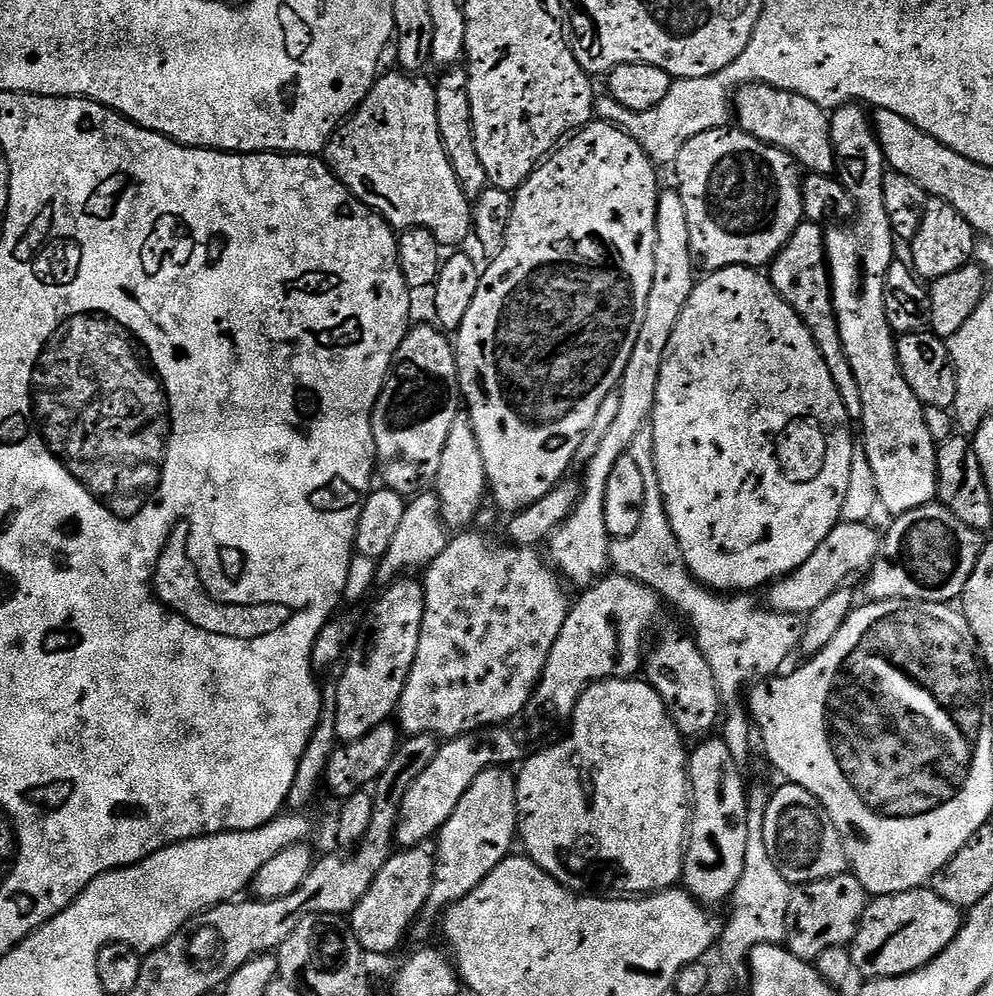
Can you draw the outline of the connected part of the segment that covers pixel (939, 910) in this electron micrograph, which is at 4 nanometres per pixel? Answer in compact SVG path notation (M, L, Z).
M928 886L895 892L892 896L875 897L865 908L860 929L850 945L854 966L858 966L868 980L910 974L942 954L960 933L961 923L961 909L938 898L938 894Z

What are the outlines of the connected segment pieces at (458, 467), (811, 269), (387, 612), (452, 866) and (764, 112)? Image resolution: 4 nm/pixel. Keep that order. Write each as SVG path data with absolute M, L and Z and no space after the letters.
M466 414L458 415L450 425L450 438L446 438L446 450L442 450L442 466L438 466L434 491L440 500L440 513L452 530L464 530L480 512L486 500L486 462L482 462L482 450L478 450L478 438L474 438L474 426Z
M800 224L788 245L772 259L770 279L774 290L778 290L794 314L798 314L798 318L802 318L810 330L822 358L826 358L826 366L830 366L830 378L834 378L834 386L838 386L838 394L842 394L848 419L856 422L862 414L862 393L858 391L858 378L854 378L854 370L850 370L850 362L846 360L846 350L842 348L842 338L838 332L836 311L832 305L832 278L828 274L825 235L825 229L819 224Z
M401 578L387 585L383 591L380 601L372 608L372 617L369 618L364 633L355 637L343 665L344 673L336 684L336 736L337 741L346 744L358 742L358 738L366 738L370 730L393 719L400 707L402 690L410 678L414 658L418 654L418 638L422 638L422 618L426 610L423 583L416 578Z
M501 766L488 768L484 773L478 775L478 778L474 779L474 784L470 786L468 791L466 791L466 794L463 795L461 802L455 807L454 814L450 815L449 821L446 822L444 828L440 829L438 833L438 843L436 845L436 881L430 890L430 898L422 913L425 921L427 919L434 919L436 915L437 919L437 917L451 907L452 904L456 904L459 900L463 900L464 897L470 894L470 890L477 888L477 886L480 885L480 883L483 882L503 860L508 859L510 853L513 851L512 843L517 843L518 840L518 821L516 819L516 776L513 775L513 773L510 774L508 772L511 771L509 771L507 767Z
M746 84L735 97L734 120L746 134L788 152L801 169L811 175L831 176L836 172L836 151L830 138L829 113L810 102L810 98L802 98L802 94L769 84Z

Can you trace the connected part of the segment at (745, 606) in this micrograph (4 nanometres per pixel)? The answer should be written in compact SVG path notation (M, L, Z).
M650 422L638 430L637 437L628 447L628 456L637 463L645 482L645 505L638 530L634 530L626 546L609 547L608 559L611 567L619 575L629 576L631 580L646 585L665 605L673 604L692 623L691 635L698 650L702 650L702 658L706 658L710 670L714 670L714 682L720 691L720 702L723 705L722 739L737 766L742 770L747 769L747 764L754 757L750 746L750 732L754 724L747 707L741 703L746 696L745 690L775 677L775 672L792 655L797 655L802 642L805 617L789 612L774 612L767 606L756 608L751 595L721 594L695 580L682 558L678 538L666 514L654 462L654 430Z

